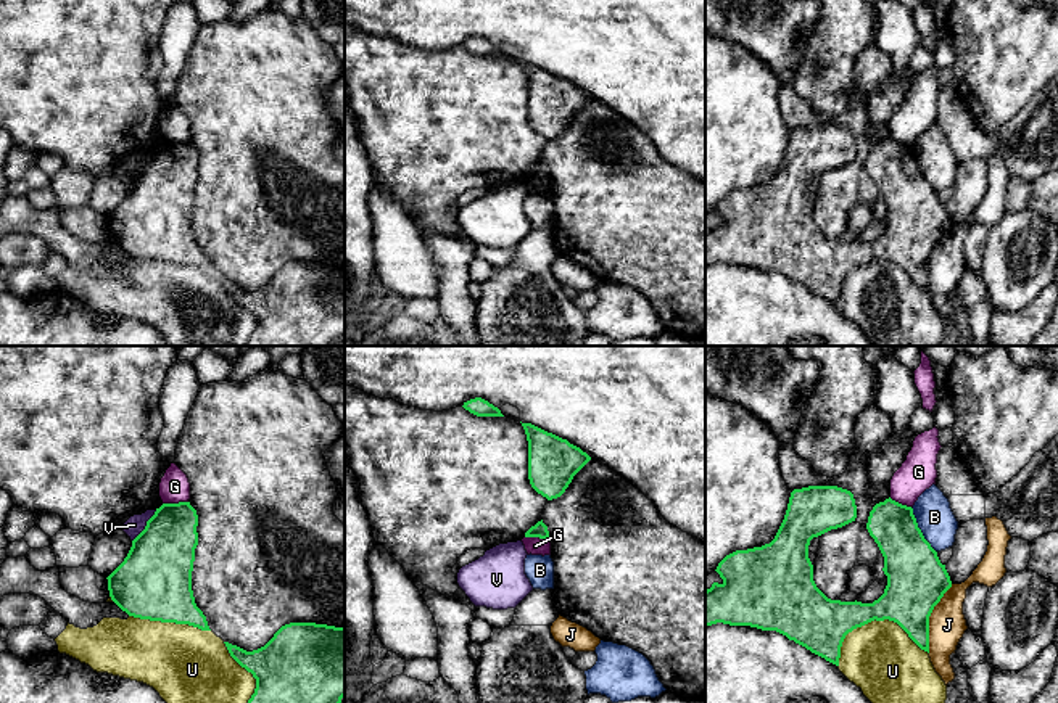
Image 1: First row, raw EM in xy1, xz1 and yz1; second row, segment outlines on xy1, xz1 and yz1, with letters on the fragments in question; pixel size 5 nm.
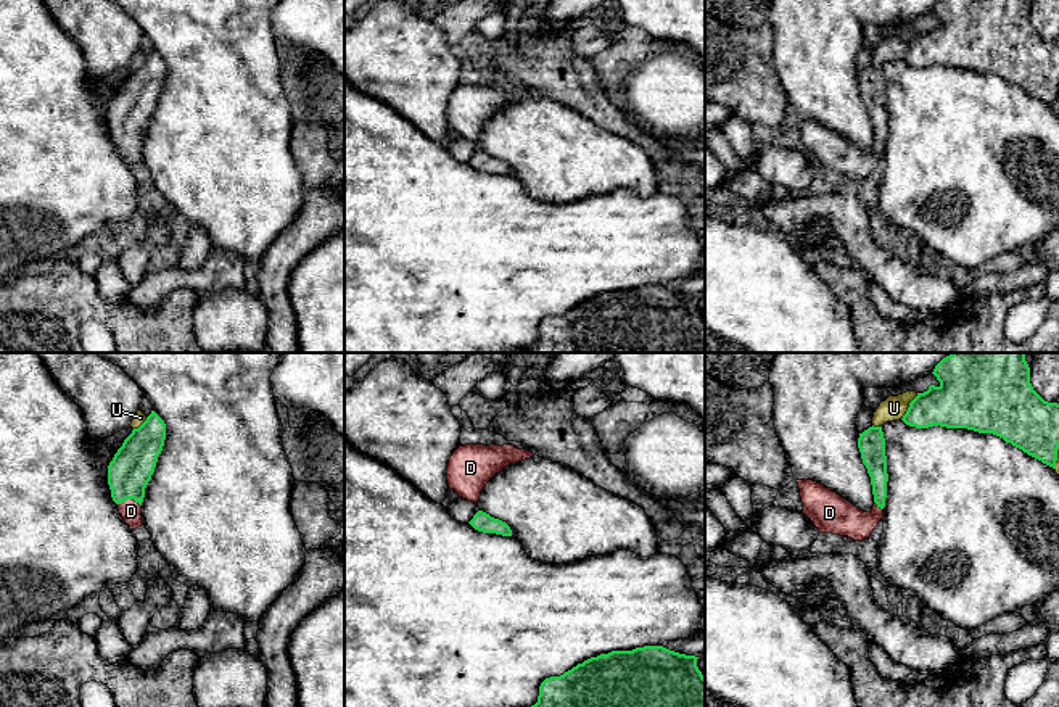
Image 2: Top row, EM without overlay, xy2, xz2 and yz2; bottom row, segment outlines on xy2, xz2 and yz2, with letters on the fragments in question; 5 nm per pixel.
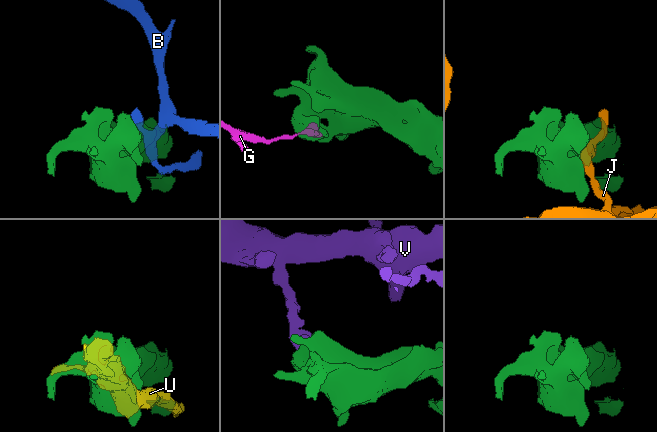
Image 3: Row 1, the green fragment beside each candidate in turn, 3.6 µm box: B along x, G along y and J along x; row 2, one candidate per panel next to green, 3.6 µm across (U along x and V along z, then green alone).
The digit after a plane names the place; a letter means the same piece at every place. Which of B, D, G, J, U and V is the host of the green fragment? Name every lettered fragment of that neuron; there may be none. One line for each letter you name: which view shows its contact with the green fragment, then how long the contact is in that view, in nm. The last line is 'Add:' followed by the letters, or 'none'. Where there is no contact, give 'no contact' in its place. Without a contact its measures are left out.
D: meets green in xy2; contact 120 nm long
Add: D

